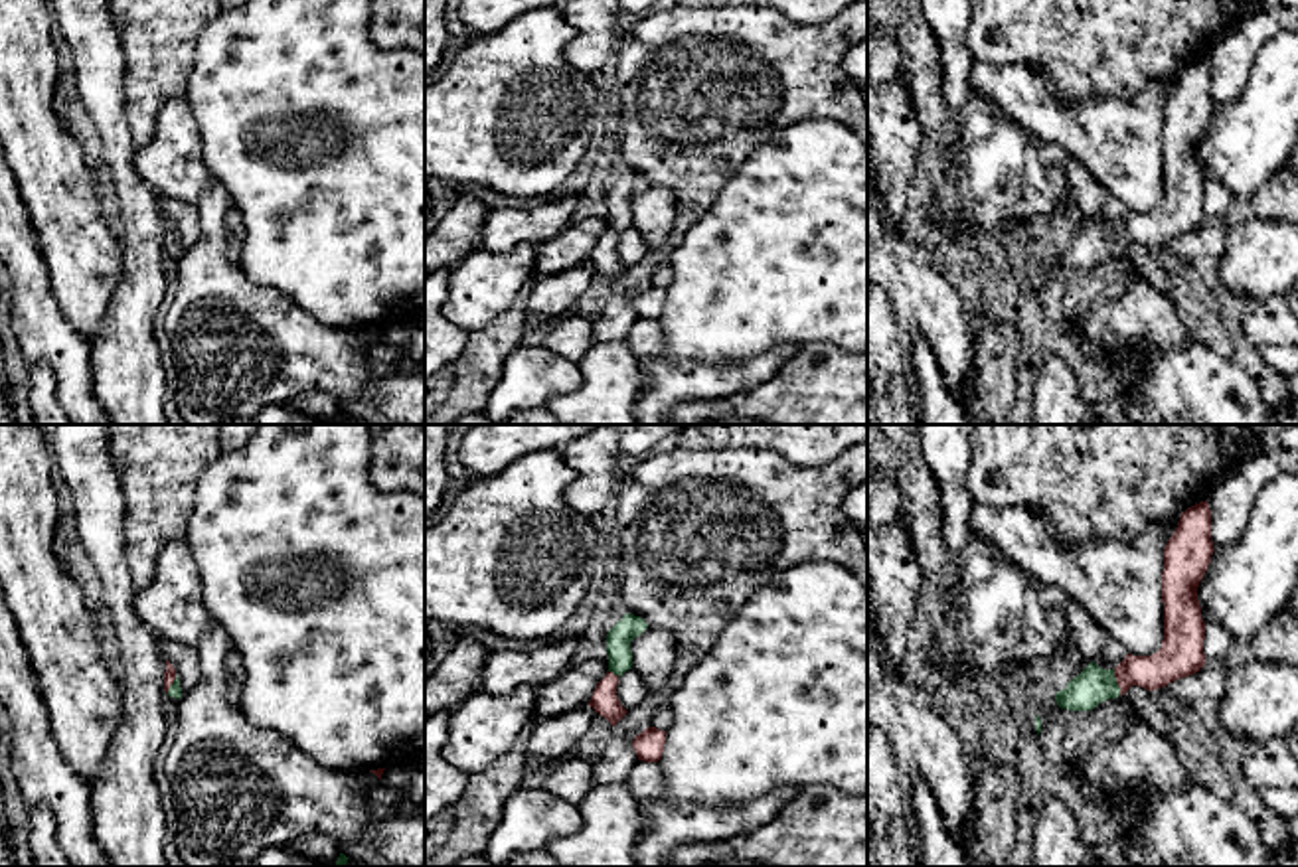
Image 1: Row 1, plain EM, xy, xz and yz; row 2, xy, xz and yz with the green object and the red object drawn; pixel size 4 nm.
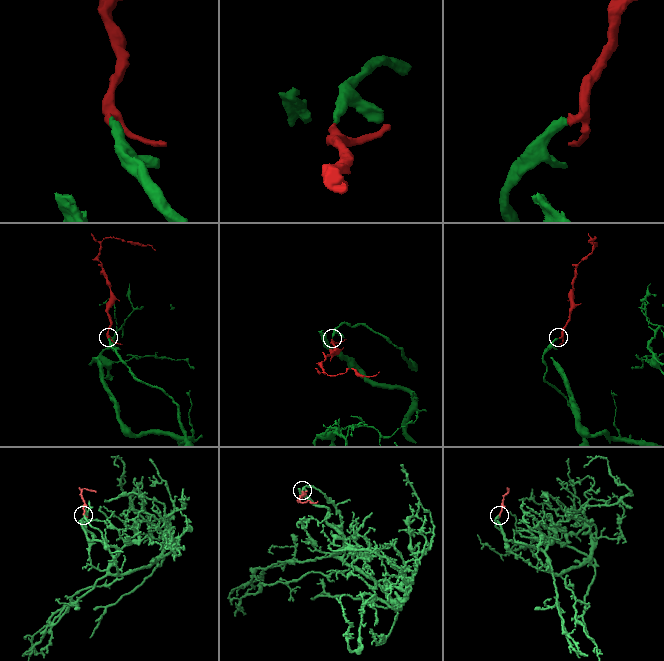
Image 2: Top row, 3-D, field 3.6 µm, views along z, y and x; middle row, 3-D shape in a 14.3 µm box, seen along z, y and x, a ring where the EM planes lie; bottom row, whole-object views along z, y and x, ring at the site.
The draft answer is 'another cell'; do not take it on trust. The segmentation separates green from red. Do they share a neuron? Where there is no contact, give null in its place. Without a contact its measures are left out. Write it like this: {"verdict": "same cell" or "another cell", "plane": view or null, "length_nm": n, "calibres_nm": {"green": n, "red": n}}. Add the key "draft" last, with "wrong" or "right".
{"verdict": "same cell", "plane": "yz", "length_nm": 110, "calibres_nm": {"green": 150, "red": 150}, "draft": "wrong"}

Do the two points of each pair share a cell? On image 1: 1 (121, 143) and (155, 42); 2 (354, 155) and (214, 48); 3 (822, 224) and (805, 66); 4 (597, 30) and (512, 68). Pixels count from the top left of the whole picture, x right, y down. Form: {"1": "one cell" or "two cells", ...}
{"1": "two cells", "2": "one cell", "3": "two cells", "4": "two cells"}

